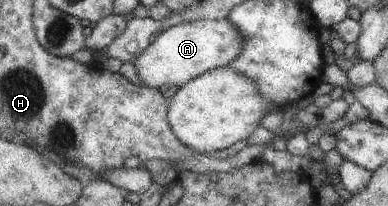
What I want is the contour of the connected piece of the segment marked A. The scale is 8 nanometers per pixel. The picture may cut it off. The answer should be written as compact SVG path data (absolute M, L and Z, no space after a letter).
M227 18L200 19L161 32L131 63L144 87L160 89L174 85L179 88L213 68L229 65L239 56L243 47L244 37L241 37Z

